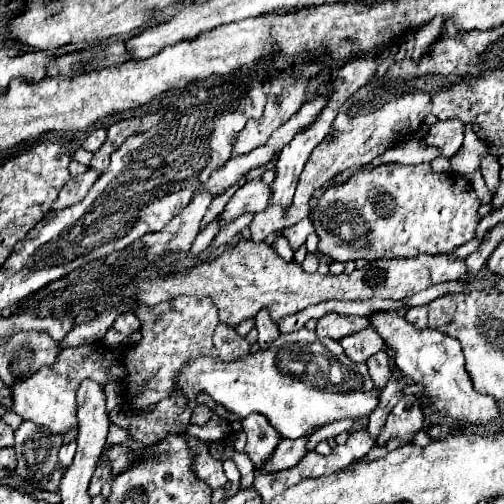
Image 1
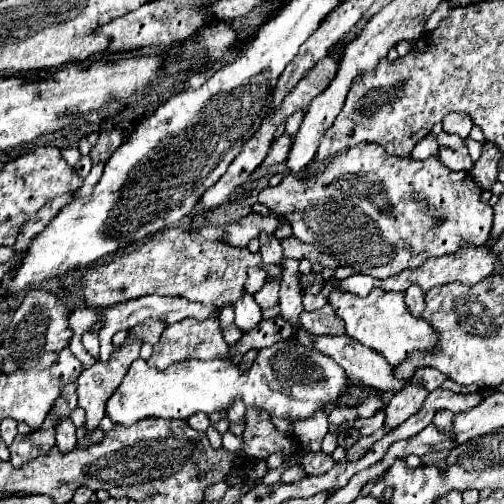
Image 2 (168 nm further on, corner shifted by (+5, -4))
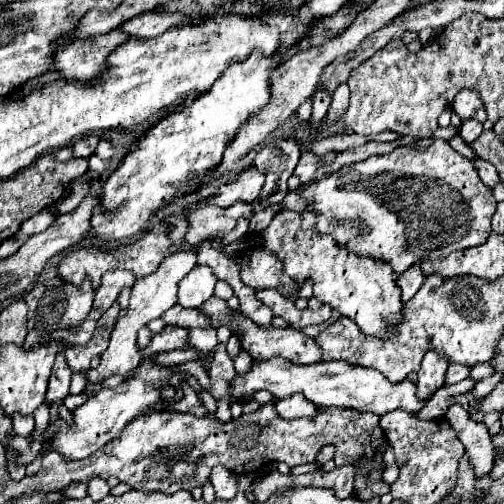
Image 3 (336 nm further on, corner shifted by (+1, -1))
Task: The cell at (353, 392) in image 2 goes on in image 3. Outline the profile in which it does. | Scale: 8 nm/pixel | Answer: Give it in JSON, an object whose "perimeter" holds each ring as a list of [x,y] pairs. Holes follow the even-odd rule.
{"perimeter":[[[273,358],[269,362],[253,362],[253,368],[247,374],[237,374],[231,384],[233,396],[237,398],[251,398],[257,390],[269,390],[273,396],[289,398],[293,394],[303,394],[307,400],[321,408],[353,408],[359,412],[373,412],[373,414],[387,414],[391,410],[407,410],[417,412],[423,408],[425,402],[415,398],[415,384],[409,380],[403,382],[389,382],[383,374],[369,370],[369,368],[355,368],[343,362],[319,362],[319,364],[291,364],[283,358]]]}

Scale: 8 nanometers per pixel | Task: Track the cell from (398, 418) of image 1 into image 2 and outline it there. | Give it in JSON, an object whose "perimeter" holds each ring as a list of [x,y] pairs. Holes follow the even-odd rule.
{"perimeter":[[[417,381],[407,383],[407,385],[389,401],[389,405],[387,405],[387,409],[385,409],[385,413],[387,413],[385,425],[397,427],[397,425],[401,425],[405,419],[413,417],[413,415],[421,409],[421,405],[423,405],[423,401],[427,399],[427,395],[429,395],[429,393],[423,389],[421,383],[417,383]]]}

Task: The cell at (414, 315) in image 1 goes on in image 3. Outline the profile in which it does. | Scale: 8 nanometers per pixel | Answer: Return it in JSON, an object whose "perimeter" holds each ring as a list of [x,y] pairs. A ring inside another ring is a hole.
{"perimeter":[[[411,266],[409,270],[405,270],[399,278],[397,278],[397,284],[399,284],[399,288],[401,288],[401,298],[403,298],[403,302],[407,302],[407,300],[411,300],[415,294],[417,294],[417,290],[421,288],[421,284],[423,284],[423,274],[421,274],[421,270],[417,268],[417,266]]]}

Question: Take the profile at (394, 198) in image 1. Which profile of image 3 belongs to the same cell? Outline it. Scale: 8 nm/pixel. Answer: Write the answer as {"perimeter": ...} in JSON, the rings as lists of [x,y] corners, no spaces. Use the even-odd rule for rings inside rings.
{"perimeter":[[[435,140],[427,150],[399,146],[383,156],[373,154],[363,162],[343,166],[319,180],[301,184],[295,192],[309,202],[307,210],[315,212],[315,230],[319,234],[335,236],[337,244],[363,258],[387,262],[397,274],[415,262],[441,260],[455,250],[483,244],[491,234],[491,216],[497,208],[491,188],[481,182],[473,162],[455,152],[445,140]]]}

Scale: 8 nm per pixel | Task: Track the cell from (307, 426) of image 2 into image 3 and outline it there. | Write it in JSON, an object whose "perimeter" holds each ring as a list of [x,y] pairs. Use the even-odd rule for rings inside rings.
{"perimeter":[[[289,396],[285,400],[279,400],[275,406],[277,406],[279,416],[285,418],[285,420],[311,418],[319,412],[319,408],[315,404],[311,404],[305,396]]]}

